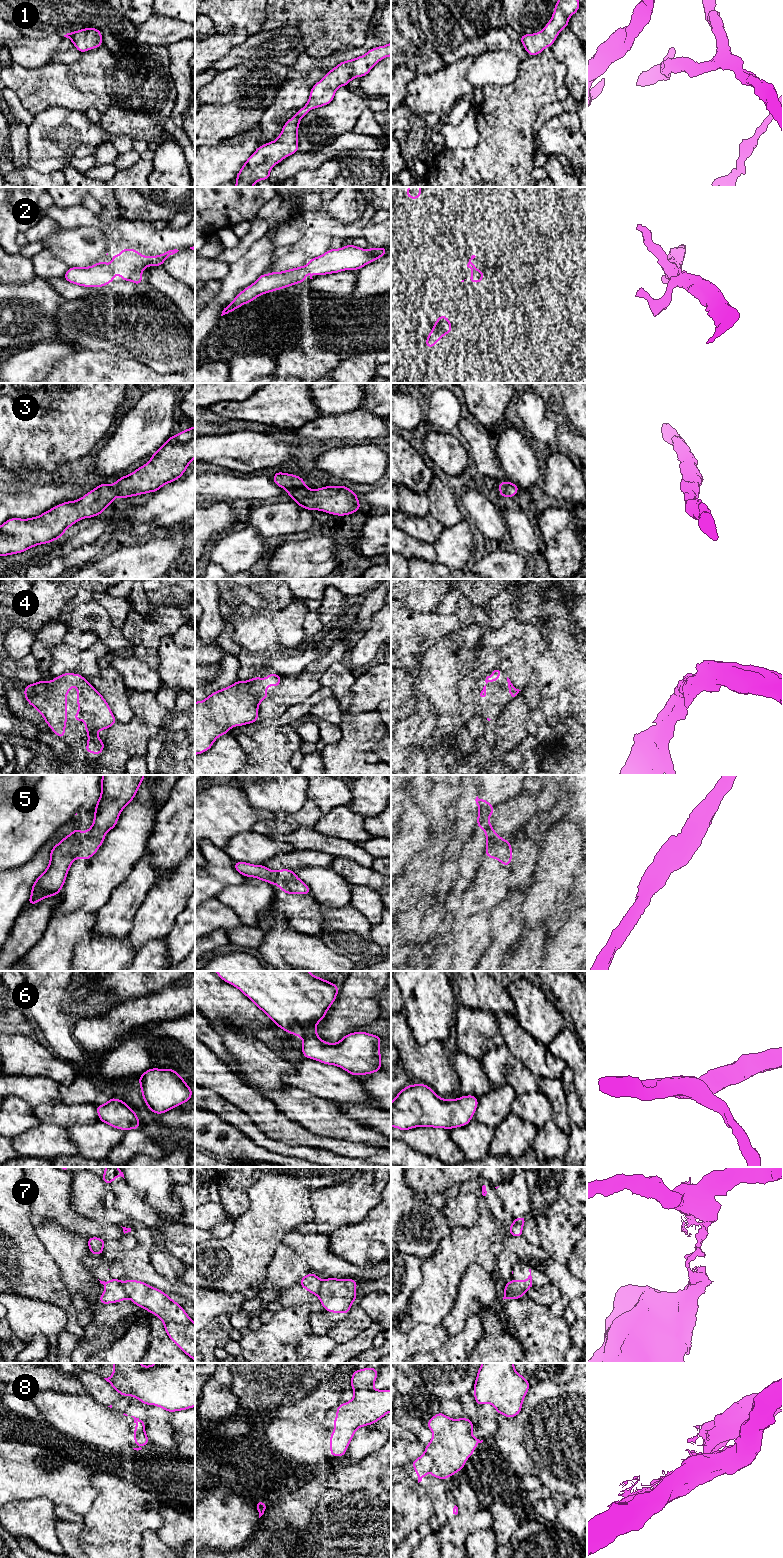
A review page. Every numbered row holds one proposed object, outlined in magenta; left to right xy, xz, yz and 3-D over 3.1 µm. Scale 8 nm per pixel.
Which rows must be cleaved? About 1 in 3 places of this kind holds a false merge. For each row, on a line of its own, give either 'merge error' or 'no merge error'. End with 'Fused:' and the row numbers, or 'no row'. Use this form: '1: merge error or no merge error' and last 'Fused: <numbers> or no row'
1: no merge error
2: no merge error
3: no merge error
4: no merge error
5: no merge error
6: no merge error
7: merge error
8: merge error
Fused: 7, 8

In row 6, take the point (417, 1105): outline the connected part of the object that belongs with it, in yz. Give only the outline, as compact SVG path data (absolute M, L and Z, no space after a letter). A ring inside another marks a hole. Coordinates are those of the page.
M407 1085L391 1102L391 1127L407 1131L415 1127L445 1128L466 1126L478 1106L474 1095L442 1099L429 1086Z

